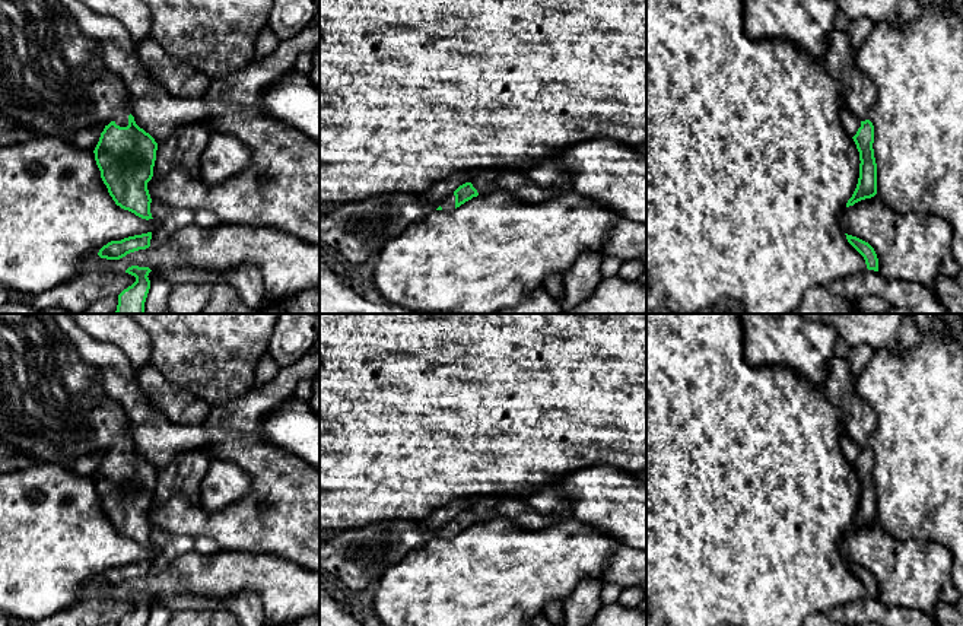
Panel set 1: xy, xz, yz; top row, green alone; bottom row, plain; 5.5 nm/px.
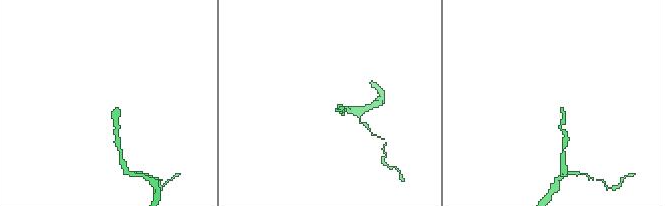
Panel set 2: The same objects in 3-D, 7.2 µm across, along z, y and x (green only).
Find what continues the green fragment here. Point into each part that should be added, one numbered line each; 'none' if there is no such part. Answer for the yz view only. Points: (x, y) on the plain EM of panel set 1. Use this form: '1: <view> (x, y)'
1: yz (841, 387)

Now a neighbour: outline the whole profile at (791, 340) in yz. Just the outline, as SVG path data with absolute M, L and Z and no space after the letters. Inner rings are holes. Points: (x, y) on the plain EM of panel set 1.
M738 314L744 325L744 359L753 366L782 365L794 369L811 384L823 388L827 363L835 356L836 330L801 314Z

